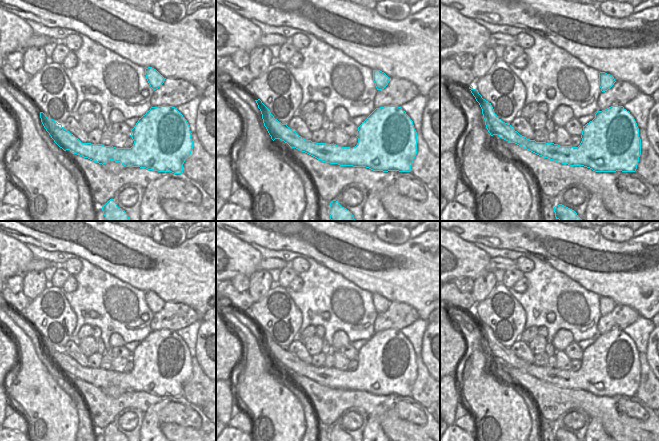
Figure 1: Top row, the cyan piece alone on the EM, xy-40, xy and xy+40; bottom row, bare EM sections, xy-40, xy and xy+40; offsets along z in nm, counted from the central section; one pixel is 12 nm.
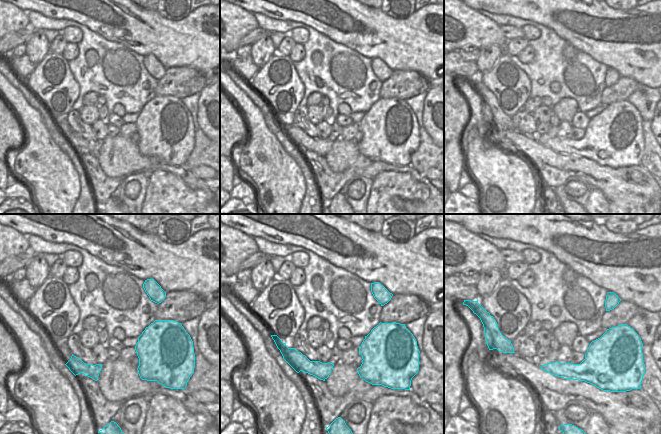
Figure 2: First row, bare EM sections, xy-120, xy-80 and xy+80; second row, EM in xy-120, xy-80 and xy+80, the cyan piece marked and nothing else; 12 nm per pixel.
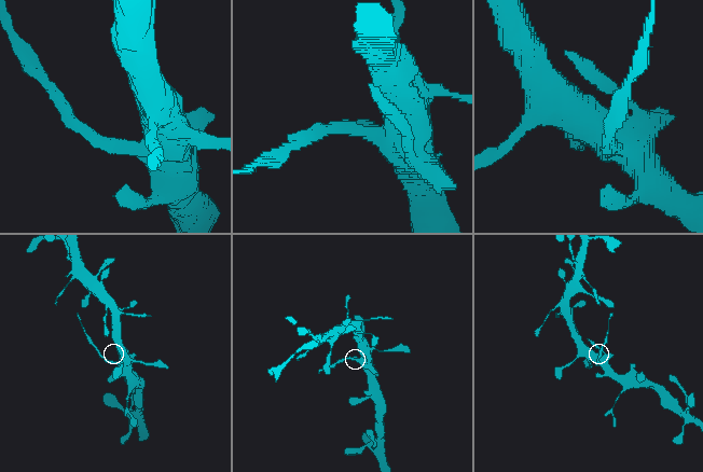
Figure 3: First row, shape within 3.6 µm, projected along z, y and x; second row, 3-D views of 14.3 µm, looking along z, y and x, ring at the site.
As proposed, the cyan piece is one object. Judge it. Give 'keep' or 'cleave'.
cleave

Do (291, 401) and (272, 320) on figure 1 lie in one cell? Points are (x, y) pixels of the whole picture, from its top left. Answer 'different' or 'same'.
different

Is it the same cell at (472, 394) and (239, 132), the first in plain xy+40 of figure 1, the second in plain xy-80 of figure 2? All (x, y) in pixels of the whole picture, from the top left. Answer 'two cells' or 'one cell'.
two cells

